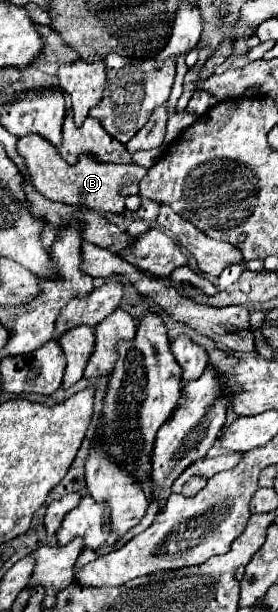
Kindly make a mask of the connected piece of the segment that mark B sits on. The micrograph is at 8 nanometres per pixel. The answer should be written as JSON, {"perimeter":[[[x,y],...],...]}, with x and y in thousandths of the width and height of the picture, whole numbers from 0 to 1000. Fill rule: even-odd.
{"perimeter":[[[90,221],[68,227],[68,250],[90,257],[97,276],[112,283],[119,306],[183,328],[219,328],[241,335],[306,335],[363,348],[435,351],[450,345],[450,322],[500,315],[500,296],[522,289],[529,276],[500,270],[399,270],[356,266],[320,253],[291,253],[284,266],[248,270],[212,247],[162,234],[140,221]]]}

